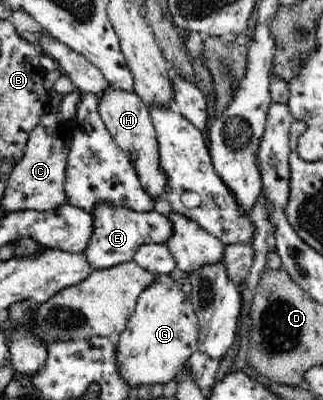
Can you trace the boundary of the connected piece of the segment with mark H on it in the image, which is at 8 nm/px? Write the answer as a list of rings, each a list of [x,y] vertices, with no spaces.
[[[108,87],[99,96],[99,99],[98,113],[118,147],[121,147],[130,161],[134,163],[142,188],[152,198],[165,197],[167,175],[161,171],[158,140],[147,105],[144,105],[144,102],[134,91],[130,93],[112,87]]]

